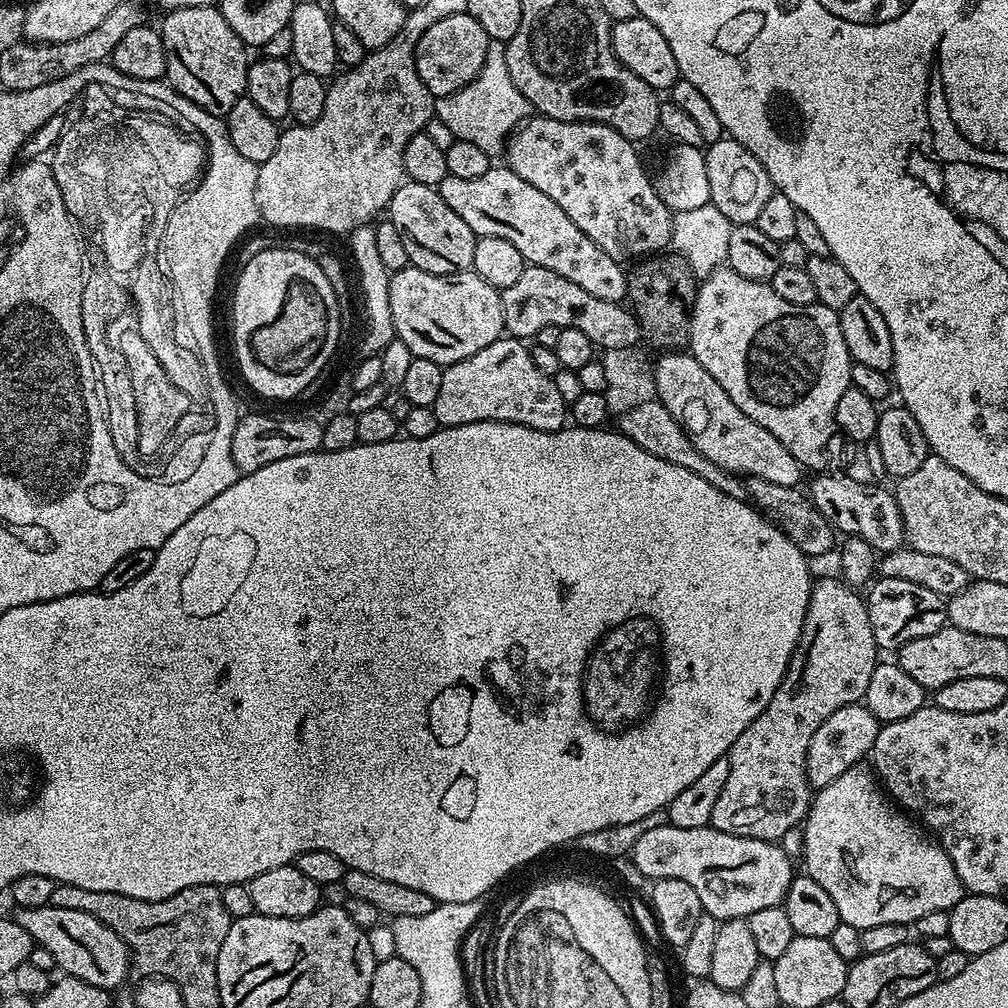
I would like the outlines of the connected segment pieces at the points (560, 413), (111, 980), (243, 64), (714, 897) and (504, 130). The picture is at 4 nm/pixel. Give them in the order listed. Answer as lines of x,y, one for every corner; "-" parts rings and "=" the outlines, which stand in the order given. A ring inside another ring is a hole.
520,338
495,340
490,342
490,346
482,346
478,354
470,354
470,358
462,358
447,365
442,374
440,393
438,398
434,398
432,409
440,425
446,428
493,420
530,426
534,430
556,432
566,424
566,405
562,402
562,394
558,394
558,386
554,386
551,376
542,374
542,370
534,366
531,347
=
52,904
37,908
16,908
14,918
26,934
30,934
33,945
47,950
54,957
56,968
65,976
73,976
82,982
107,990
115,990
130,973
130,957
126,942
110,930
94,914
82,910
66,910
=
216,6
173,8
158,31
166,49
167,83
194,106
221,118
245,95
246,74
250,63
249,49
243,40
230,30
230,22
=
667,822
646,830
634,842
630,857
649,881
678,878
690,882
705,913
717,922
742,920
754,910
781,906
794,875
792,860
779,843
726,834
714,827
679,828
=
500,42
489,43
486,50
486,62
482,62
482,70
455,96
441,96
435,101
435,119
446,122
451,132
456,133
457,140
474,142
490,157
499,157
505,151
508,137
529,119
530,105
528,99
514,86
514,78
510,78
510,70
506,70
505,45

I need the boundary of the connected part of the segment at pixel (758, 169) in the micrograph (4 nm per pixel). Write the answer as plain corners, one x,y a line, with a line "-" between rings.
721,138
707,145
704,158
712,205
722,210
732,225
755,224
762,206
774,191
770,174
766,174
762,162
758,162
746,146
731,138

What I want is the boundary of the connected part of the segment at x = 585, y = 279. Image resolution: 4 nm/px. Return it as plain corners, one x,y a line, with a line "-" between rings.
493,166
481,174
479,178
454,178
448,175
438,186
442,202
470,226
477,238
493,236
506,238
522,254
525,265
542,266
546,270
554,270
554,274
562,274
562,278
570,278
570,282
578,282
582,290
594,294
594,298
602,298
604,302
621,303
628,295
628,272
621,261
610,258
606,250
594,246
574,222
570,222
566,210
550,198
550,194
542,194
542,190
530,186
526,178
518,178
514,170
507,166

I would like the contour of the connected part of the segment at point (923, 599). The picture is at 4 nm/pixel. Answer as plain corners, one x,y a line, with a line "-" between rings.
880,576
867,589
866,603
870,614
870,630
874,630
876,647
880,650
899,650
906,642
914,642
914,638
926,638
926,634
934,634
946,624
945,597
934,594
934,590
926,590
926,586
902,582
902,578

